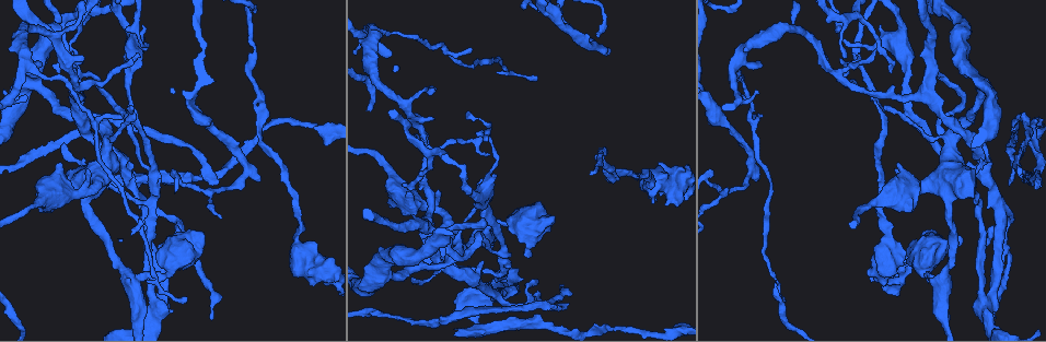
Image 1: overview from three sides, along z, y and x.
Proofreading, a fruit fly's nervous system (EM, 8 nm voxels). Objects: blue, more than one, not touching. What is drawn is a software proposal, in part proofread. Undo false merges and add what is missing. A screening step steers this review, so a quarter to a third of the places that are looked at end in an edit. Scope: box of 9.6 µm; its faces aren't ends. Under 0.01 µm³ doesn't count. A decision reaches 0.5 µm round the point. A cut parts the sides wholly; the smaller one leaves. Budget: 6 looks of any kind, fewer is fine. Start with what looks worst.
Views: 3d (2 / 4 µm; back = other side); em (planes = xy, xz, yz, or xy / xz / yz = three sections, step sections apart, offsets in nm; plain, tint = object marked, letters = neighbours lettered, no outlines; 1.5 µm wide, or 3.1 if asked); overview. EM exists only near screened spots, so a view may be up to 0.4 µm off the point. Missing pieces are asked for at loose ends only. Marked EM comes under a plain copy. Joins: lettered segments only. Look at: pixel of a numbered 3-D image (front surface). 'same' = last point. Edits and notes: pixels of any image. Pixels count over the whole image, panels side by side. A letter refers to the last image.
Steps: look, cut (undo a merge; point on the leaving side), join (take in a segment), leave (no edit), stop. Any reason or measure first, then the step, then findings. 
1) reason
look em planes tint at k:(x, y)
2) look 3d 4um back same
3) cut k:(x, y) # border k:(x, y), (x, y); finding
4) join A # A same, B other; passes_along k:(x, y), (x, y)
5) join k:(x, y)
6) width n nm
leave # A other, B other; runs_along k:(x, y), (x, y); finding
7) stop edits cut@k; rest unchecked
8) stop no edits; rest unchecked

long arm stops here
look em planes letters at 1:(1008, 185)

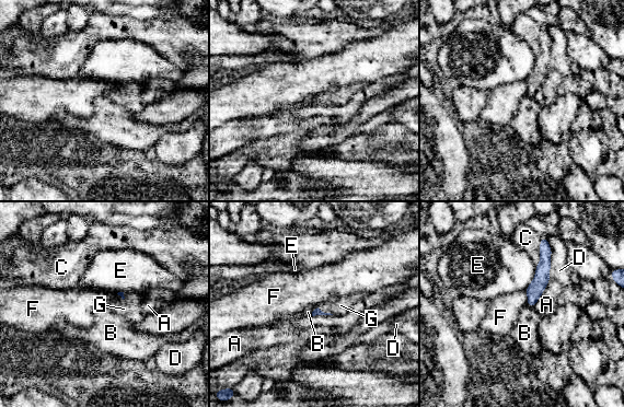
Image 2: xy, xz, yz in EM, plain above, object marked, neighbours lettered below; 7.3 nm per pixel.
join G # A other, B other, C other, D other, E other, F other, G same; it goes on there

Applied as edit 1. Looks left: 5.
an open end
look em xz step 4 letters at 1:(758, 179)

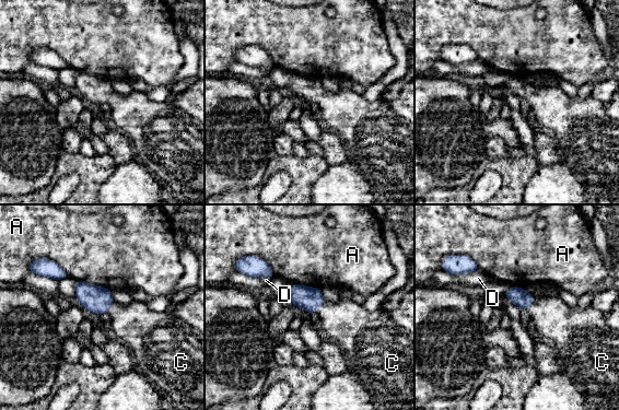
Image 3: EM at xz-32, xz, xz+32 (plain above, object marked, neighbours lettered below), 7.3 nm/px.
width 140 nm
join C # A other, C same, D other; passes_along 3:(518, 296), (532, 303), (553, 320); the neuron continues

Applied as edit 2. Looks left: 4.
redraw
look overview

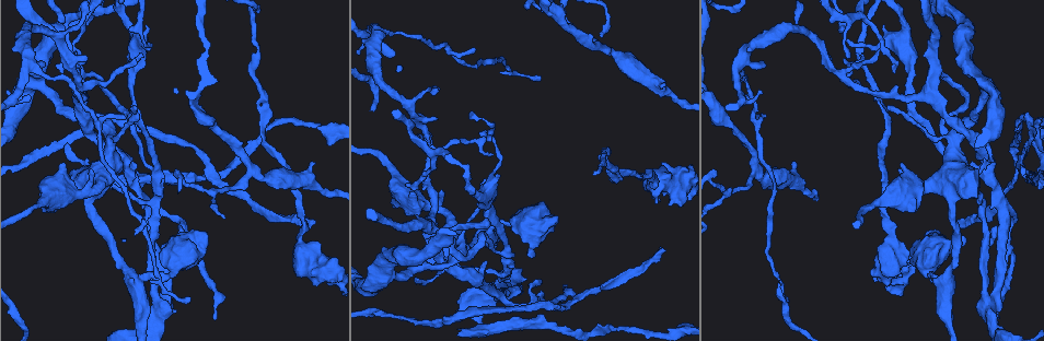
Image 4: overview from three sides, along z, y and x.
a fork
look em planes tint at 4:(136, 282)

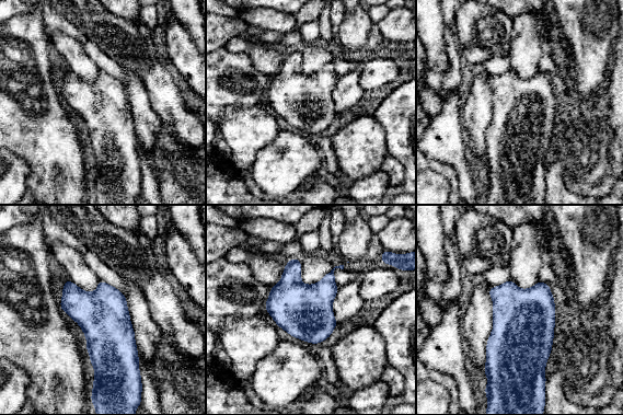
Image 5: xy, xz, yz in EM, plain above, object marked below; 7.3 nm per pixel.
look em planes letters same

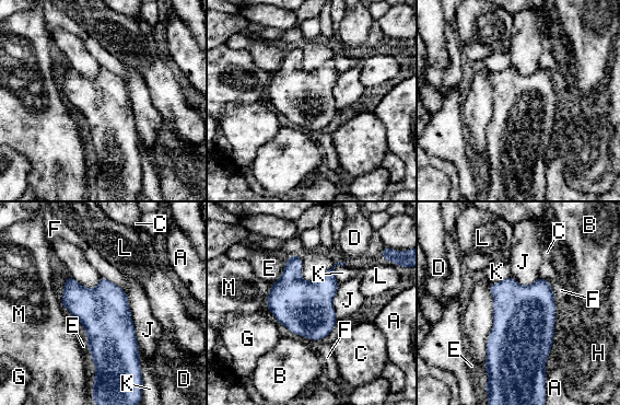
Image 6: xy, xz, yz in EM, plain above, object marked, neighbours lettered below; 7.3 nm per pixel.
leave # A other, B other, C other, D other, E other, F other, G other, H other, J other, K other, L other, M other; border 6:(125, 291), (138, 343); continuous, no second neuron

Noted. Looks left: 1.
stop edits join@2, join@3; rest unchecked

